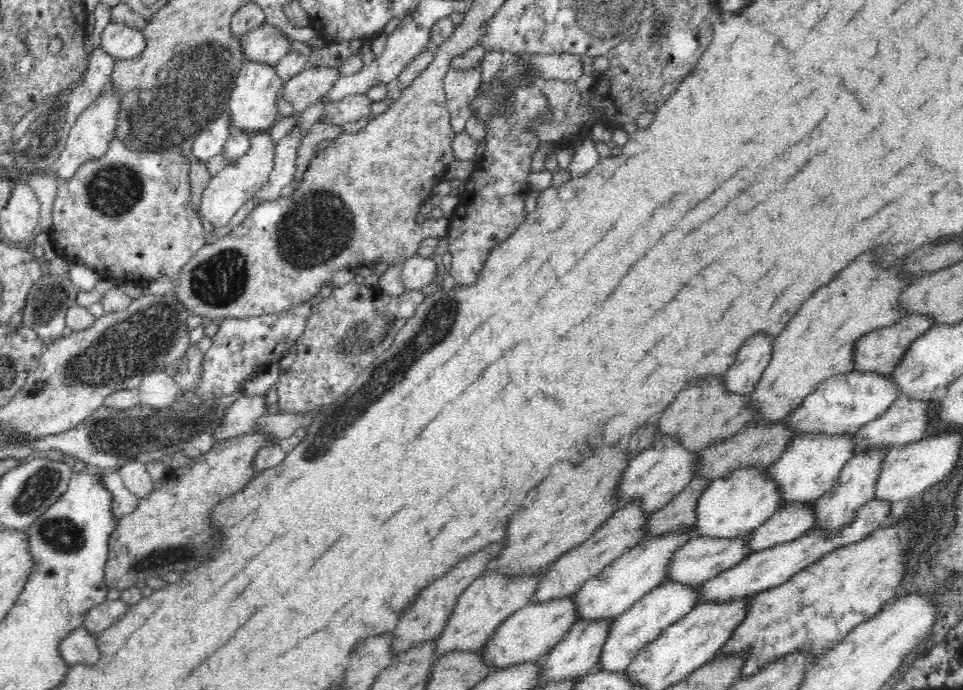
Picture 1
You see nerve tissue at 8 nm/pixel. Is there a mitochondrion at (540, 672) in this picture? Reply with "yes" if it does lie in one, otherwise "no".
no

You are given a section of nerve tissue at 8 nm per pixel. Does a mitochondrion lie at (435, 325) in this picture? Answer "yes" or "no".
yes

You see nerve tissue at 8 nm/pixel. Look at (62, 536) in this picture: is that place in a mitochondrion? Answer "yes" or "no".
yes

